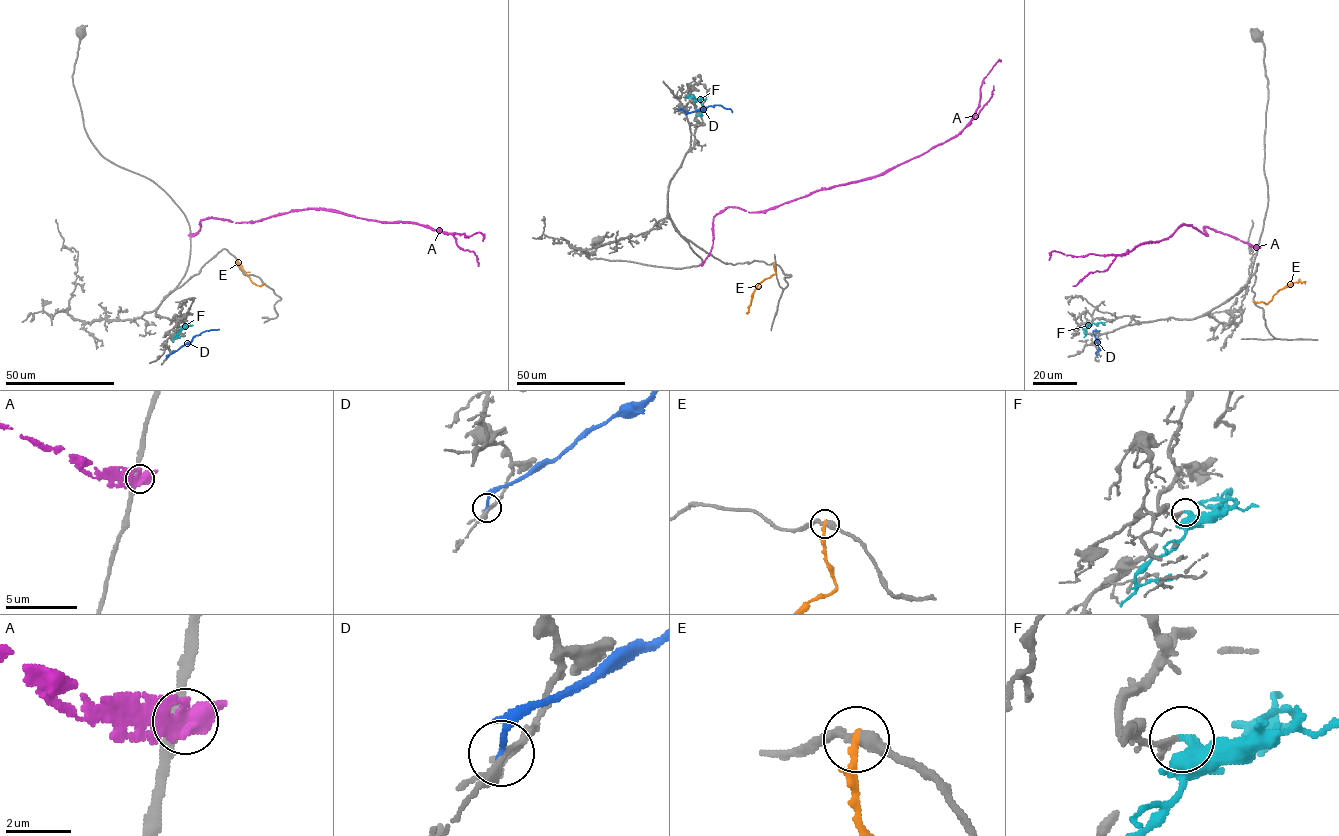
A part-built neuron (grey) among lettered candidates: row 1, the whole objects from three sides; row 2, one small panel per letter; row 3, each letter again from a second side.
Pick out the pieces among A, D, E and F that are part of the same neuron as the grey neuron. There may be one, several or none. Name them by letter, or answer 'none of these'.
F

